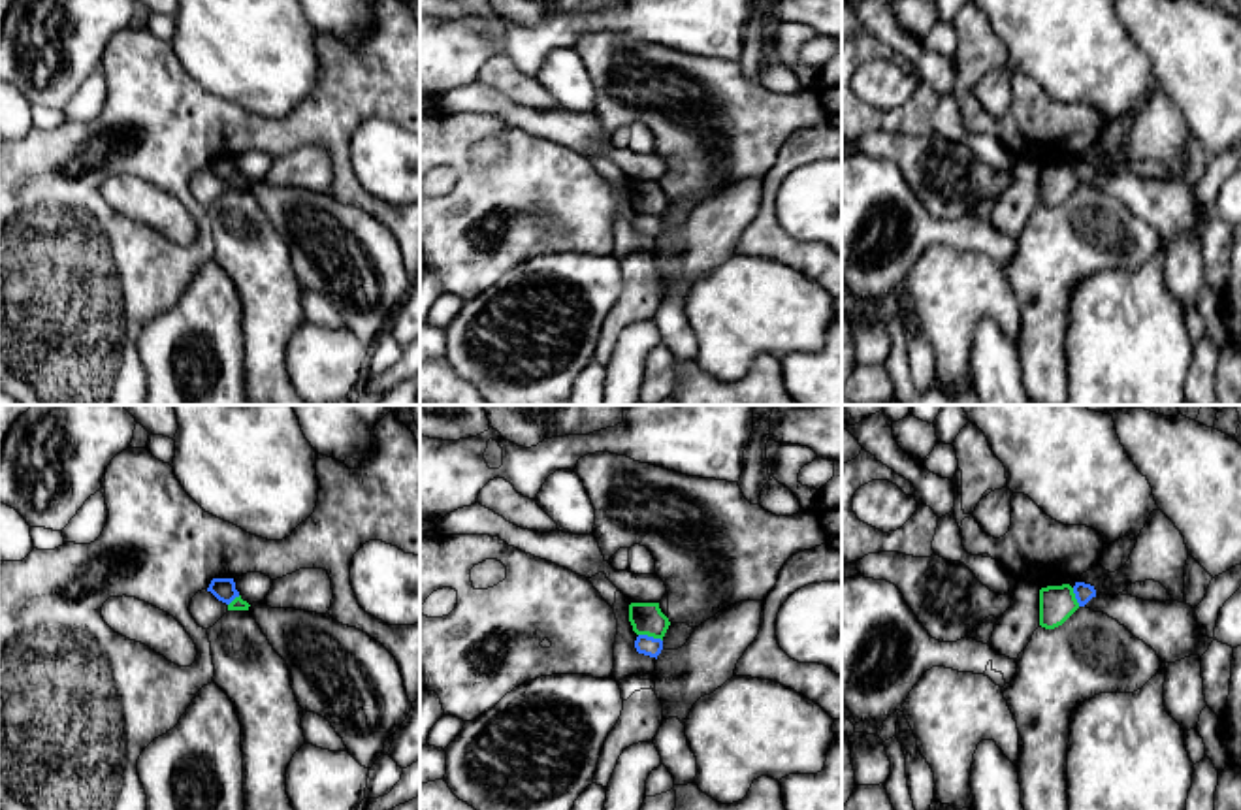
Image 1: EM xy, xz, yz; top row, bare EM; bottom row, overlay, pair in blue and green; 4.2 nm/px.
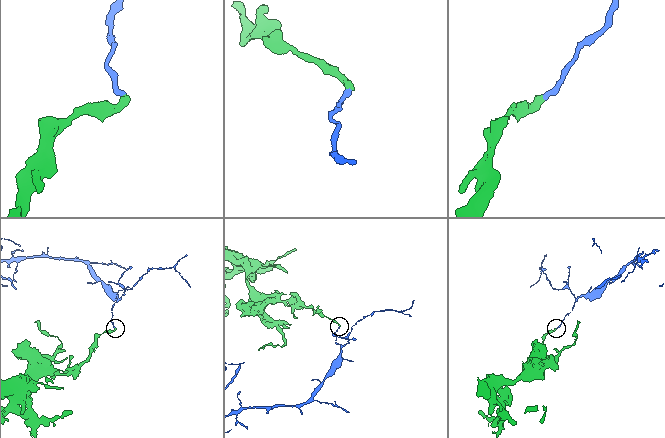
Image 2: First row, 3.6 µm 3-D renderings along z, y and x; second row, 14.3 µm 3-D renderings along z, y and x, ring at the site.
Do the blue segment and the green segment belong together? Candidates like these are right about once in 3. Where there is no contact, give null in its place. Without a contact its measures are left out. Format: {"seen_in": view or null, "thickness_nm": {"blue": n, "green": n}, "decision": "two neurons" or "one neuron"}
{"seen_in": "xz", "thickness_nm": {"blue": 80, "green": 140}, "decision": "two neurons"}

